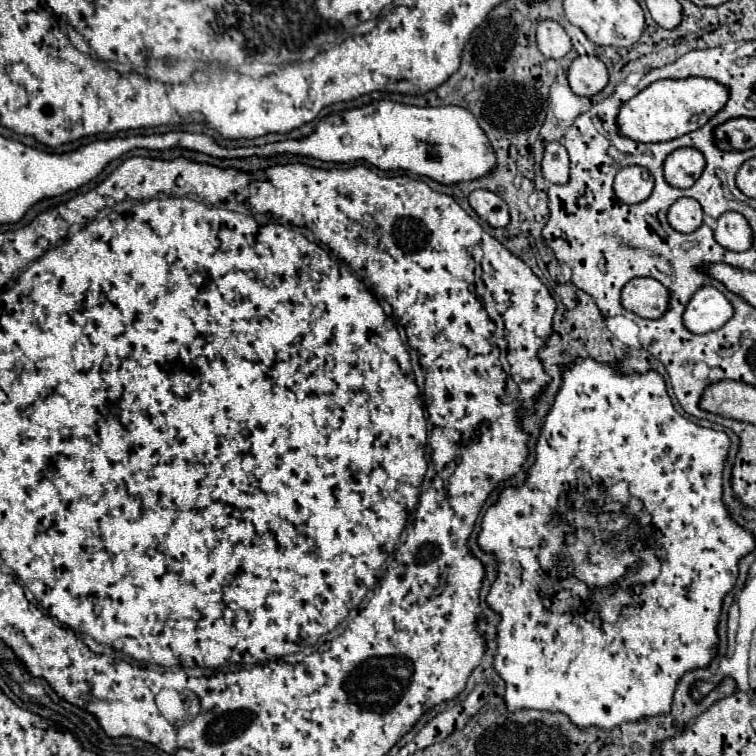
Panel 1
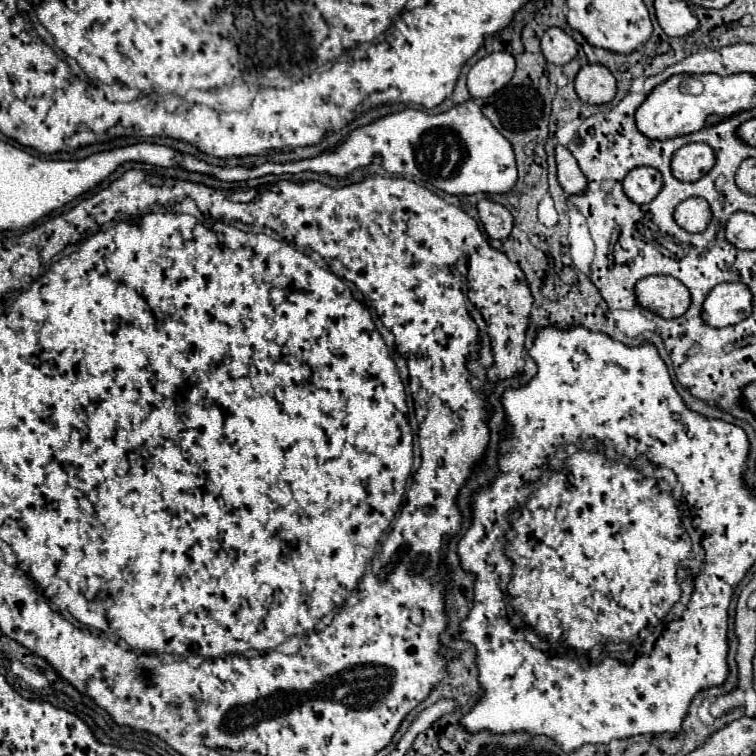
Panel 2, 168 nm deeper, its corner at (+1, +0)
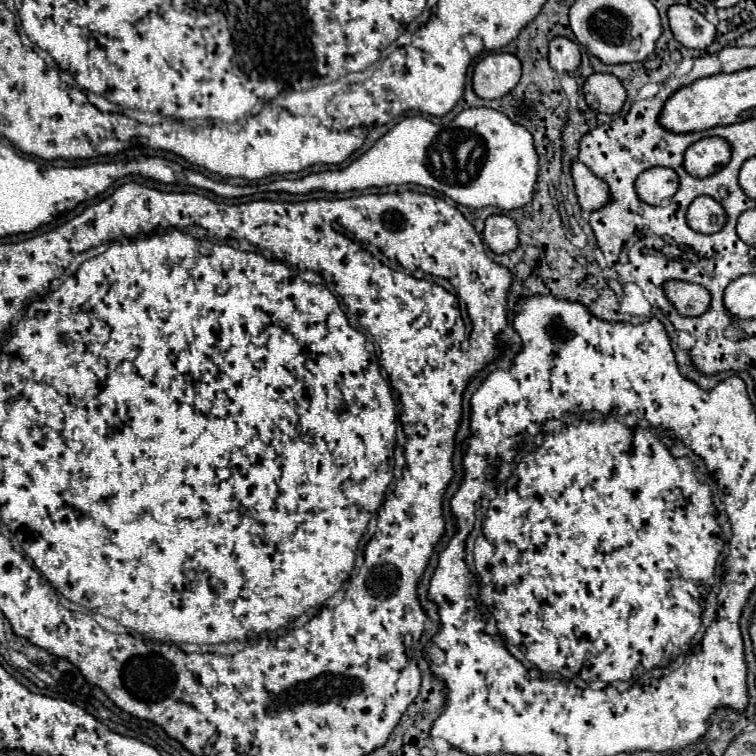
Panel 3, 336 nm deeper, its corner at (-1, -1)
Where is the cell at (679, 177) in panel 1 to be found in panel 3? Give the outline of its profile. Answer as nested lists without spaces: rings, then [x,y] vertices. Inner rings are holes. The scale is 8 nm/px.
[[[703,138],[687,148],[685,168],[695,178],[705,178],[719,172],[731,160],[731,146],[725,138]]]

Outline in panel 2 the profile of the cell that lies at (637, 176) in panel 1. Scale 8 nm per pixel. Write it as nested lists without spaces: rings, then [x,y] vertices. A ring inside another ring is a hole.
[[[635,167],[623,179],[623,191],[633,203],[649,203],[661,191],[661,173],[653,167]]]

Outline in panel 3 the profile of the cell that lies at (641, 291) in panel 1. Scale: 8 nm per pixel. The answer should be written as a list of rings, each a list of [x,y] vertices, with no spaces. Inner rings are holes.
[[[669,280],[665,292],[681,316],[701,316],[711,304],[709,290],[693,282]]]

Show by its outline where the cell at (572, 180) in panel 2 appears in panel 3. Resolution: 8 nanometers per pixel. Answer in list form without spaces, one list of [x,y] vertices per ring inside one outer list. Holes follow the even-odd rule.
[[[579,160],[573,162],[571,174],[575,180],[575,192],[583,212],[597,212],[609,204],[609,186],[601,178],[597,178],[585,164],[581,164]]]

